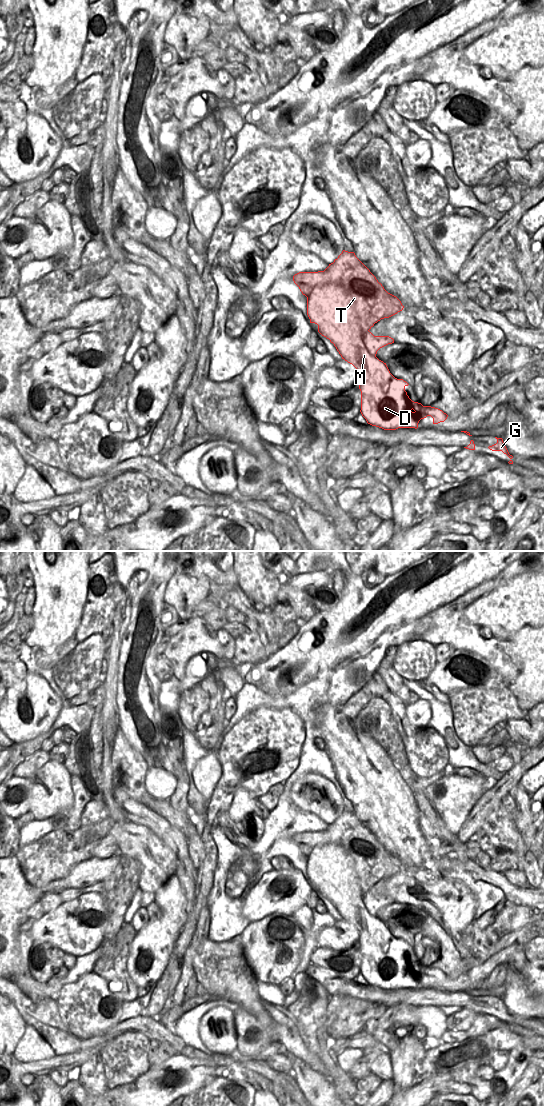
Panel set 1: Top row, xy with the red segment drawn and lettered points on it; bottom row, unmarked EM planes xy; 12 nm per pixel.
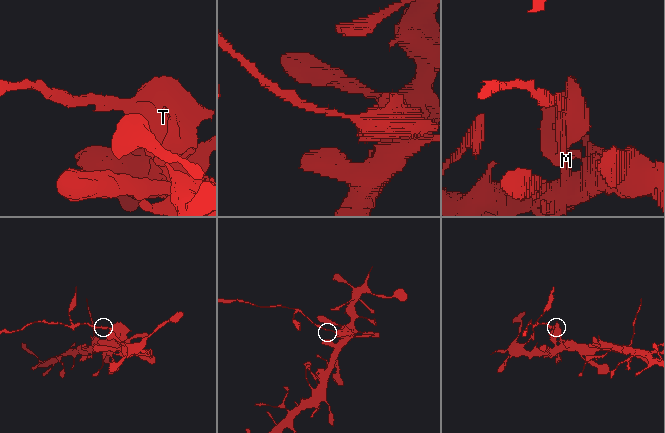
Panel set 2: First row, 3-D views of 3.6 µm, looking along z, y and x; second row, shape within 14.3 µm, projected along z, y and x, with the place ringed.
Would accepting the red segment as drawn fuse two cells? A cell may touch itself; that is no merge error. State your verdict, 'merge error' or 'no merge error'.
merge error

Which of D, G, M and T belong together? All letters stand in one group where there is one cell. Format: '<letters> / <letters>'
D G / M T

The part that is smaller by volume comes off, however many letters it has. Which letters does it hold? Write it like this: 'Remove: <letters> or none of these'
Remove: M, T

